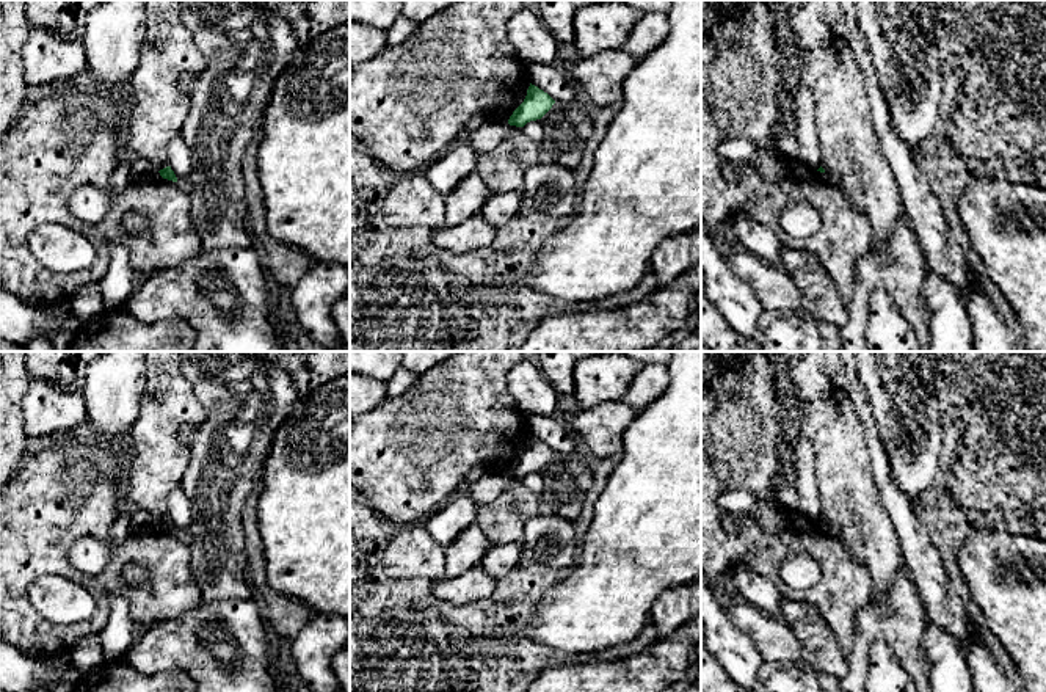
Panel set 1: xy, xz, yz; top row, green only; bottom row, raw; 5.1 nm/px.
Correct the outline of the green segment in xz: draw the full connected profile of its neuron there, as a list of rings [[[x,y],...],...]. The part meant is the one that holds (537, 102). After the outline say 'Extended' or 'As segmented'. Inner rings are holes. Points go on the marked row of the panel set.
[[[530,83],[524,102],[513,111],[508,124],[524,127],[530,121],[541,119],[554,104],[547,93]]]. As segmented

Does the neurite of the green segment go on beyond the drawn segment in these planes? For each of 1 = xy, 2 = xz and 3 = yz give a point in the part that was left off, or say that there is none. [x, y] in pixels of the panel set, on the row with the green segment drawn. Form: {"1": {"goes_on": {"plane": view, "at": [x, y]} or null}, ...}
{"1": {"goes_on": null}, "2": {"goes_on": null}, "3": {"goes_on": null}}

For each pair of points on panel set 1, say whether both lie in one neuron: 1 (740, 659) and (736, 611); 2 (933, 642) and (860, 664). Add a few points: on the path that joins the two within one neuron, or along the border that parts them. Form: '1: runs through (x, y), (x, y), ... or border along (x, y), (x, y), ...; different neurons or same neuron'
1: border along (723, 608), (751, 639), (761, 655); different neurons
2: border along (924, 620), (922, 651), (930, 675); different neurons

